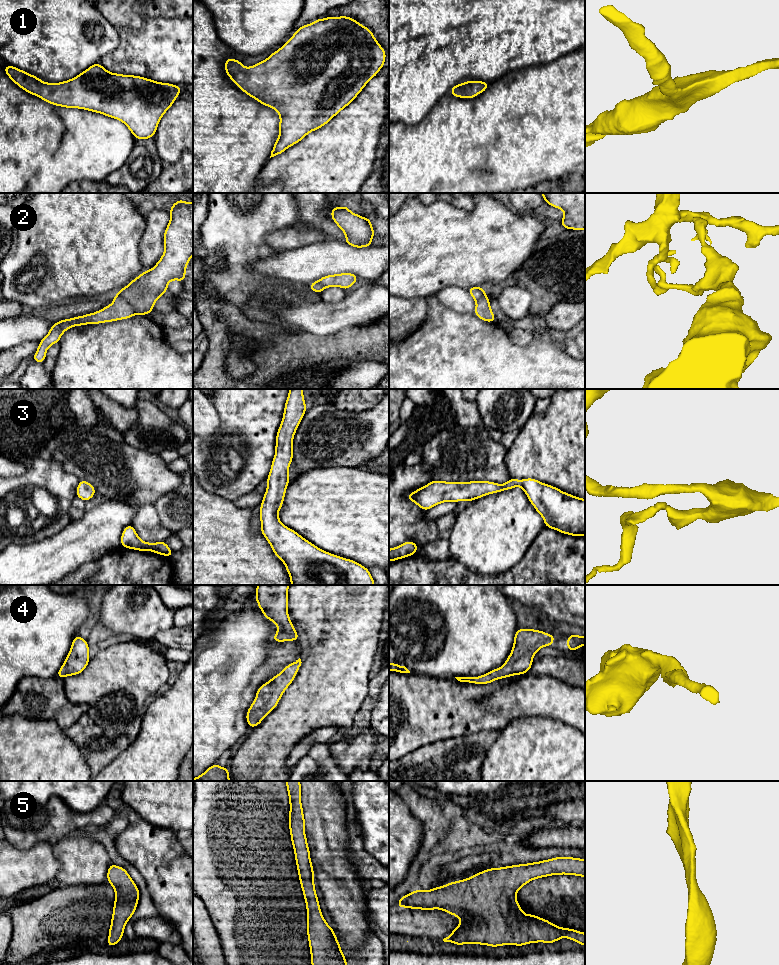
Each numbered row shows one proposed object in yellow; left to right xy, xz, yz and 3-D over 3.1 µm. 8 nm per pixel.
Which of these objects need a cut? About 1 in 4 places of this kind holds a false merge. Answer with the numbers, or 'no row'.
2

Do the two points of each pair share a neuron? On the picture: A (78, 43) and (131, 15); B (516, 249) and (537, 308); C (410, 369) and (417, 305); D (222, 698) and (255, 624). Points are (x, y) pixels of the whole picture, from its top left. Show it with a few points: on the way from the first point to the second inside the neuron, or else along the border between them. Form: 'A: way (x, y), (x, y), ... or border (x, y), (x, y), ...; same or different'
A: border (98, 10), (118, 33), (119, 44), (116, 48); different
B: border (535, 246), (531, 256), (512, 273), (510, 281); different
C: border (427, 311), (425, 320), (414, 331), (399, 340); different
D: way (222, 680), (222, 671), (240, 653), (242, 642); same

